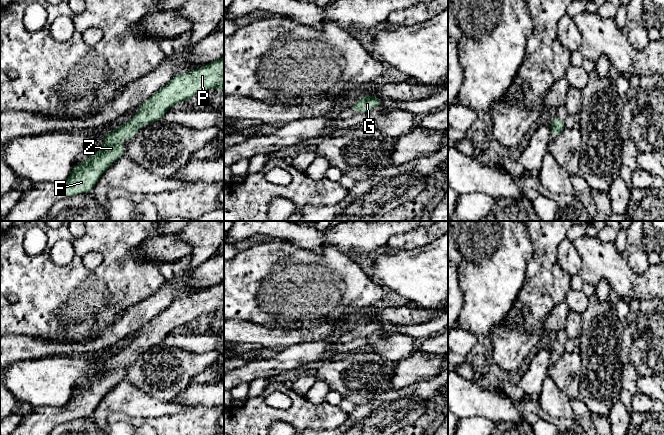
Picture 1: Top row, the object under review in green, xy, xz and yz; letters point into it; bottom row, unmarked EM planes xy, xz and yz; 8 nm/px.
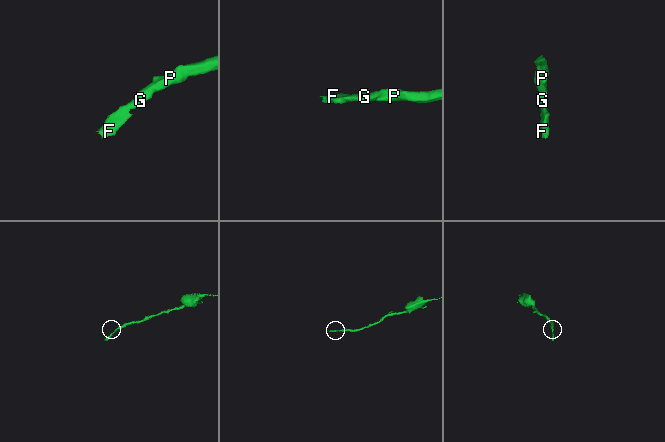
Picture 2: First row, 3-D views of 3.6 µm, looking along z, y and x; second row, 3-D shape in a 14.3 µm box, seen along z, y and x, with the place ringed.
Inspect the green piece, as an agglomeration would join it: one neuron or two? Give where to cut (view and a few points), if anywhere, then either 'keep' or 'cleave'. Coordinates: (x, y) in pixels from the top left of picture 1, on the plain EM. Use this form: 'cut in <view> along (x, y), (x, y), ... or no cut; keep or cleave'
no cut; keep

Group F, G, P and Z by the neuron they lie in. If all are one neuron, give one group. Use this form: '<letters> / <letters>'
F G P Z

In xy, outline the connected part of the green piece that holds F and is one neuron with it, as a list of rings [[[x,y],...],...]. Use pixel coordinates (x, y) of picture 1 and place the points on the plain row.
[[[224,280],[201,292],[175,299],[165,311],[155,316],[149,323],[139,329],[139,336],[131,344],[122,350],[118,350],[114,355],[102,358],[104,361],[104,370],[96,378],[88,381],[83,387],[74,389],[68,403],[65,406],[59,407],[59,412],[66,418],[66,421],[93,414],[100,400],[110,391],[111,387],[126,378],[126,372],[120,370],[123,363],[133,363],[136,356],[142,350],[164,342],[166,335],[171,330],[187,326],[195,318],[210,312],[215,312],[219,315],[224,313]]]

